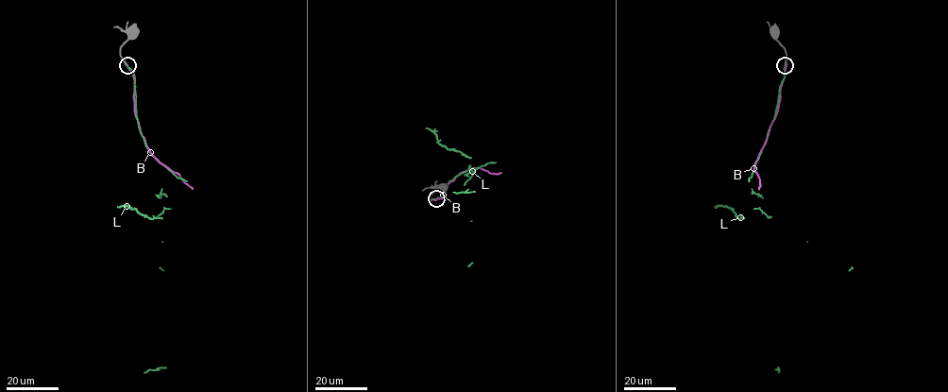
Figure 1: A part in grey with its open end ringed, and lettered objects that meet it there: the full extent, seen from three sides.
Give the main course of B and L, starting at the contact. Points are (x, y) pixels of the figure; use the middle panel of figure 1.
B: (434, 199), (441, 198), (448, 184), (468, 169), (501, 173)
L: (434, 198), (443, 198), (458, 175), (483, 165), (470, 165), (464, 185), (472, 263), (470, 193), (452, 192)

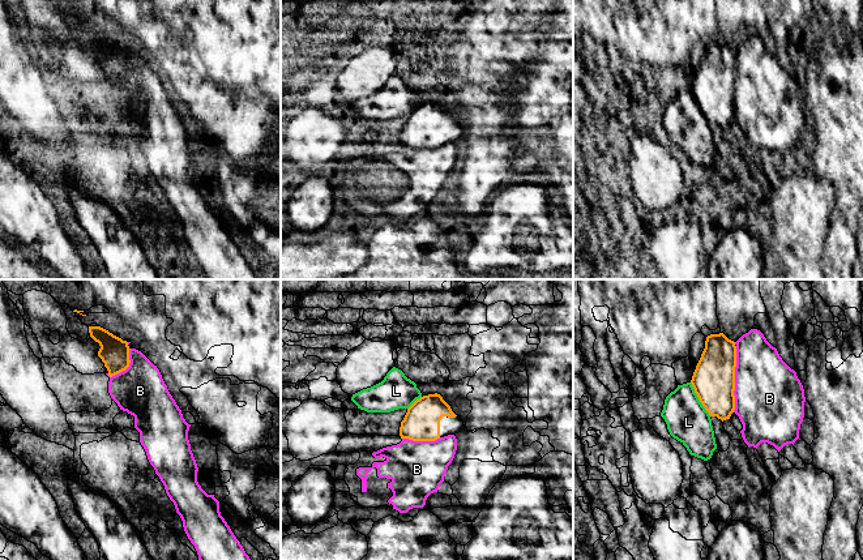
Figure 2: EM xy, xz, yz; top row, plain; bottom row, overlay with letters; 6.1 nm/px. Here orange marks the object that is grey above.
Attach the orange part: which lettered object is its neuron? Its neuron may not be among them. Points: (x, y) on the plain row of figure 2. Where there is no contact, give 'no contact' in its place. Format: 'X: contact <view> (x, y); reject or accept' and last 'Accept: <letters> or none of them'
B: contact yz (734, 86); reject
L: contact yz (699, 106); reject
Accept: none of them

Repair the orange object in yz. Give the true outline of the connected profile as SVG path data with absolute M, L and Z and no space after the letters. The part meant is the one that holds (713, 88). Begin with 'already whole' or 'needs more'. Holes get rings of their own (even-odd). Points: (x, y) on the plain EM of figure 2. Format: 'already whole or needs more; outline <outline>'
already whole; outline M723 40L706 44L691 91L710 124L722 129L735 117L736 54Z

